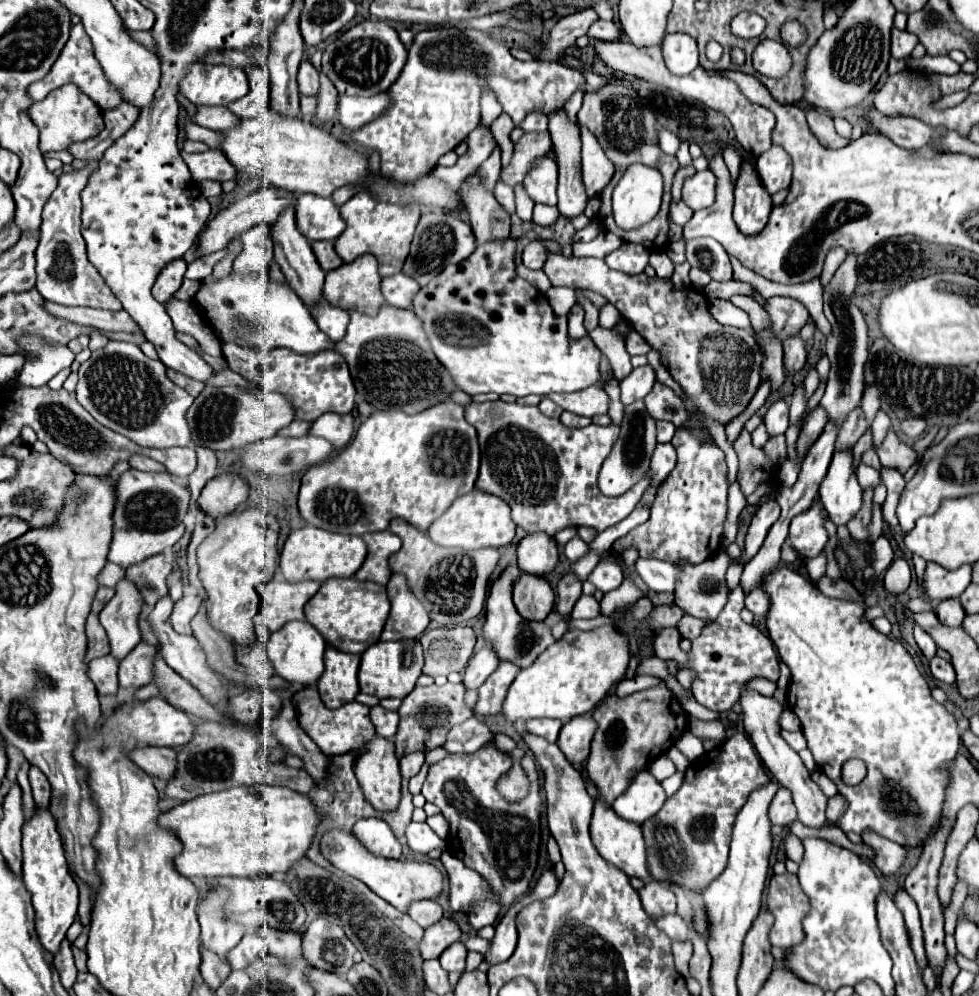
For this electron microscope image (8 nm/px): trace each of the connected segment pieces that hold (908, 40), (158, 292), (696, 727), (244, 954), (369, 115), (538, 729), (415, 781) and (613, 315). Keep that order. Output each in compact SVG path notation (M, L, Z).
M893 28L891 32L891 56L893 58L909 58L913 48L917 46L917 36L911 32L901 32L897 28Z
M179 258L179 260L167 264L167 268L163 268L163 272L159 274L159 278L153 286L153 296L157 302L167 304L173 298L173 294L179 290L181 282L183 282L185 268L187 268L187 264L183 258Z
M689 716L689 730L703 740L715 740L715 742L723 742L725 740L725 728L719 720L711 720L711 722L703 722L699 718Z
M247 934L231 950L229 962L231 962L233 970L243 970L243 968L247 968L247 964L251 964L251 960L257 960L263 954L267 954L267 944L263 942L263 938L257 934Z
M387 92L371 98L363 96L339 96L339 106L337 106L337 120L343 128L355 130L373 118L379 116L389 106Z
M527 720L525 728L527 732L545 738L547 742L557 742L559 730L561 730L561 720Z
M423 766L421 772L415 774L415 776L409 780L409 792L411 792L411 794L419 794L419 792L421 792L421 786L423 786L423 782L425 782L425 776L427 776L427 766Z
M605 306L599 310L599 324L615 324L619 320L619 312L613 306Z

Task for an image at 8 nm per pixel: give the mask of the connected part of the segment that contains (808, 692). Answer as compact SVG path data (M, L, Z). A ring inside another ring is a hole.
M785 566L767 572L759 588L769 596L769 636L779 658L791 670L791 684L787 688L789 708L801 720L801 730L817 768L837 784L839 794L849 804L837 820L837 826L843 832L855 834L871 830L911 848L923 846L943 822L949 772L961 750L957 720L931 698L929 684L905 646L871 626L861 602L827 598L807 578ZM851 758L861 758L867 764L867 776L857 786L845 786L841 782L841 766Z

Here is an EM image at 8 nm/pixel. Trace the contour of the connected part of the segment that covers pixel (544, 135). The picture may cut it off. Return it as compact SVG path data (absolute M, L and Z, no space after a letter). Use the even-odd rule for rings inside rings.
M525 132L515 144L513 144L513 156L511 162L501 170L499 180L507 186L515 188L525 182L525 176L537 166L537 160L547 156L551 152L551 136L549 132Z

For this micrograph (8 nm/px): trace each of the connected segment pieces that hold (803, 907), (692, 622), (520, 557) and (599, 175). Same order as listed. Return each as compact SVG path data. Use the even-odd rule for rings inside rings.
M773 874L767 892L767 910L775 918L769 932L773 946L787 950L803 940L801 918L809 912L809 898L801 890L795 874Z
M685 614L685 616L679 620L679 624L677 624L681 636L683 636L683 638L689 638L689 640L693 640L695 636L699 636L699 632L701 632L703 626L705 626L703 620L693 618L693 616L687 616L687 614Z
M545 532L527 534L517 544L517 562L519 570L531 572L531 574L545 574L551 572L557 564L559 548L553 536L547 536Z
M581 126L581 140L583 140L583 184L587 190L587 196L599 196L601 190L607 186L607 180L613 176L613 164L607 160L603 148L599 148L599 142L591 132Z

